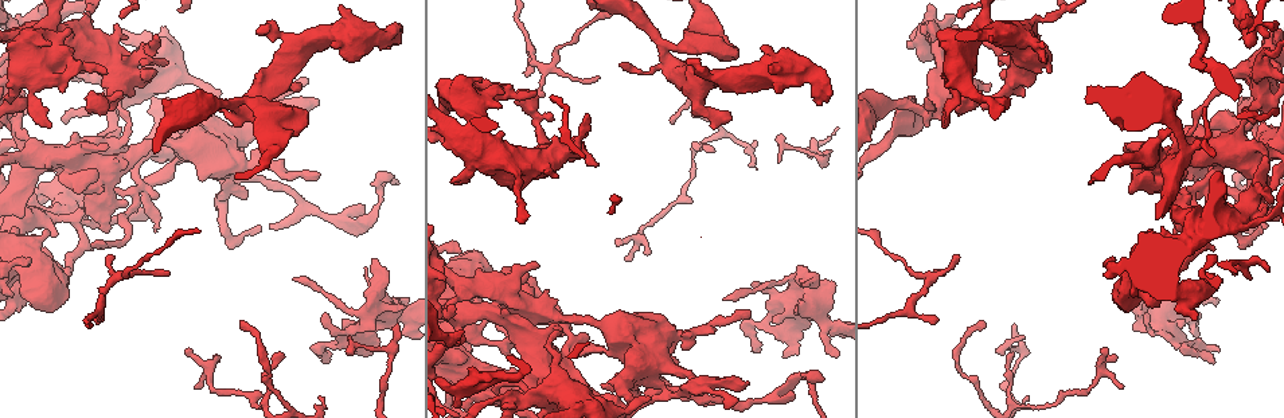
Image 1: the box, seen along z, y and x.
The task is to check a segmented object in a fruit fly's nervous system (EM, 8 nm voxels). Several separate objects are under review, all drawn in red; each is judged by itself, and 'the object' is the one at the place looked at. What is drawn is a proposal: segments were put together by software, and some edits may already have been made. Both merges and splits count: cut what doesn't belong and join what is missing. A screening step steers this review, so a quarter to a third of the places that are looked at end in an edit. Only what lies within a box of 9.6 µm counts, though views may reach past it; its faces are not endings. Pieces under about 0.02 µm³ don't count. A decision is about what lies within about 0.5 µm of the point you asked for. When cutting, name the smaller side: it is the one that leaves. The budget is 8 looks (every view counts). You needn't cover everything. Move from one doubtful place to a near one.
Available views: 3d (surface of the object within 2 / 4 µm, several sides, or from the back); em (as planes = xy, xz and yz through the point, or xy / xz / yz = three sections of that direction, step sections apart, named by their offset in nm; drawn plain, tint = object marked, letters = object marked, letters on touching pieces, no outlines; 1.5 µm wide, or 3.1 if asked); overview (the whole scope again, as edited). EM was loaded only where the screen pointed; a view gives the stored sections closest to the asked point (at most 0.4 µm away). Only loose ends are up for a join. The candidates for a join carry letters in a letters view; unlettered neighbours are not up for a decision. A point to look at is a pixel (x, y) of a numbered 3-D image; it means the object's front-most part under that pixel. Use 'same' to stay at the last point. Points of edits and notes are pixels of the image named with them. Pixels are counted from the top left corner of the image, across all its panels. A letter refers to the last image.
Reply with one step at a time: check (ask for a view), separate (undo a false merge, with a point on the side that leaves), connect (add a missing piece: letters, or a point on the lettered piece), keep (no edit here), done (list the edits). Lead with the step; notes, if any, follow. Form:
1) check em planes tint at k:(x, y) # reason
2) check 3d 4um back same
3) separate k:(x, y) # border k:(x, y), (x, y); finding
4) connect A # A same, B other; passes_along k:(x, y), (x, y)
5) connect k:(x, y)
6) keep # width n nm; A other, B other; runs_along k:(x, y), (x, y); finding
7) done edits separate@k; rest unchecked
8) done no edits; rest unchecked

check 3d 2um back at 1:(537, 90)

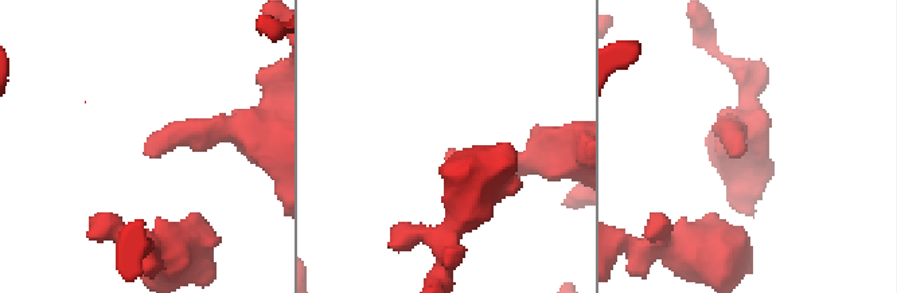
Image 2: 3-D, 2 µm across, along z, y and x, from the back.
check em planes letters at 2:(739, 151) # now the EM

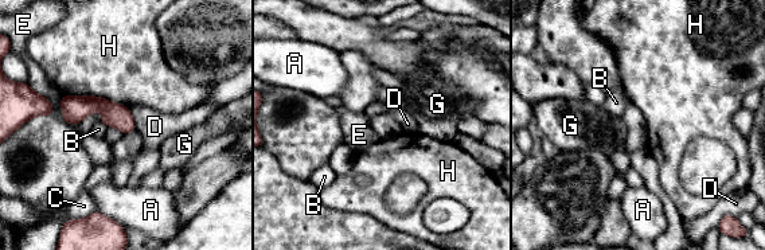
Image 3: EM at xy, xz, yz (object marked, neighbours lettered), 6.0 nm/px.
keep # longest_contact H 400 nm; A other, B other, C other, D other, E other, G other, H other; no lettered piece goes on from it

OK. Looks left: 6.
check em yz step 8 letters at 1:(111, 257) # thin end

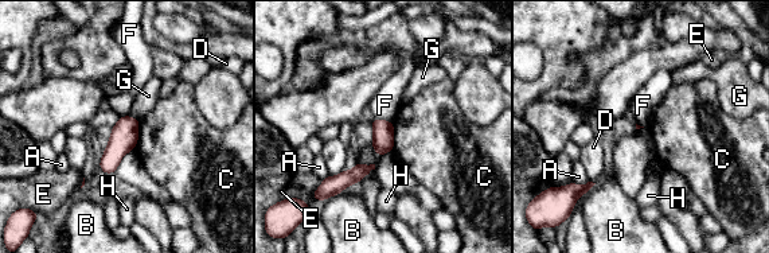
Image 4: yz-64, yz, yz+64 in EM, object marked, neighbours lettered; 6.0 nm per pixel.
check em planes letters same

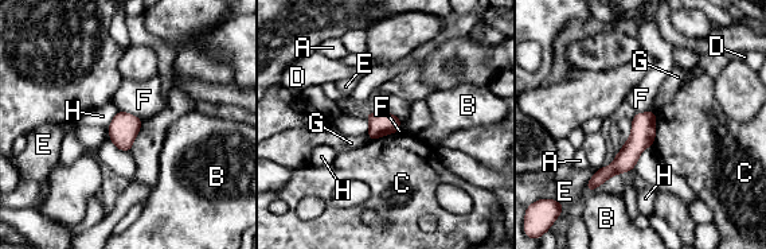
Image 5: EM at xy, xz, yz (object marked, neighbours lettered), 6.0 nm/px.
keep # longest_contact H 200 nm; A other, B other, C other, D other, E other, F other, G other, H other; border 5:(118, 109), (135, 115), (141, 121); none of them fits

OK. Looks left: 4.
check em xy step 4 letters at 1:(1184, 349) # sharp bend

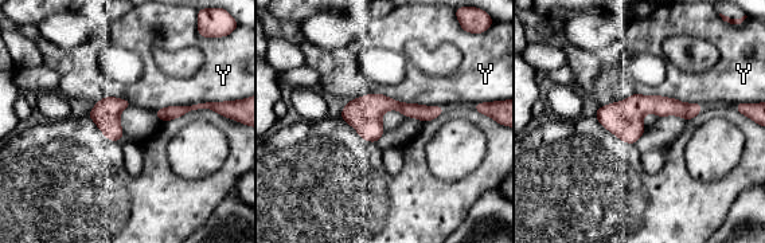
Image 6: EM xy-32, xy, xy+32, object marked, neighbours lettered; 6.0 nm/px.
keep # Y other; border 6:(385, 94), (402, 102), (445, 108); continuous, no second neuron

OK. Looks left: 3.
done no edits; rest unchecked

